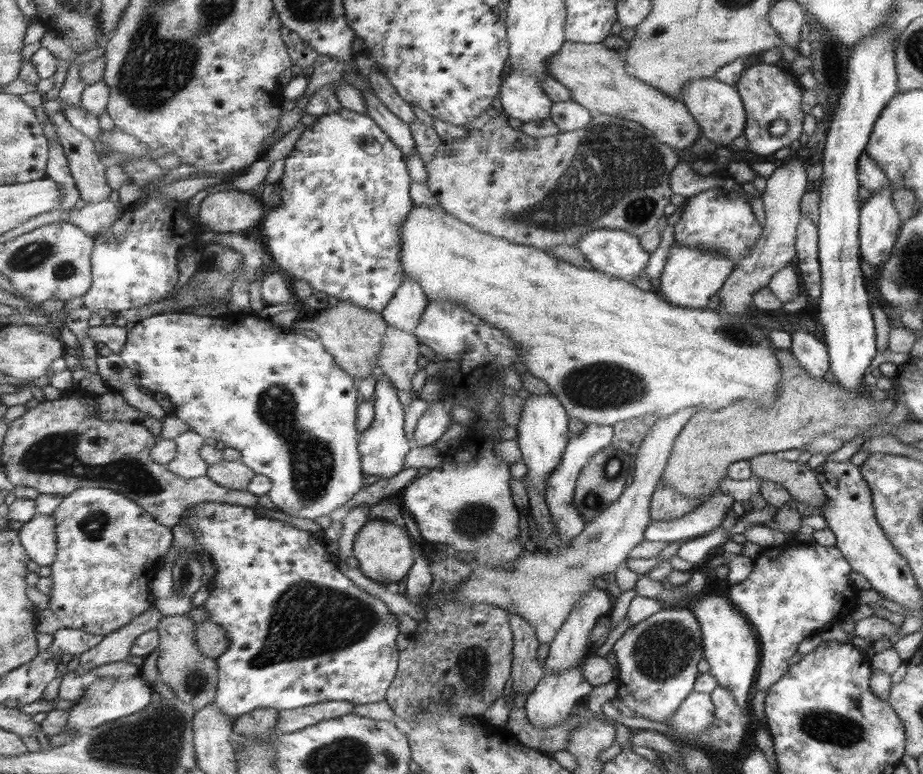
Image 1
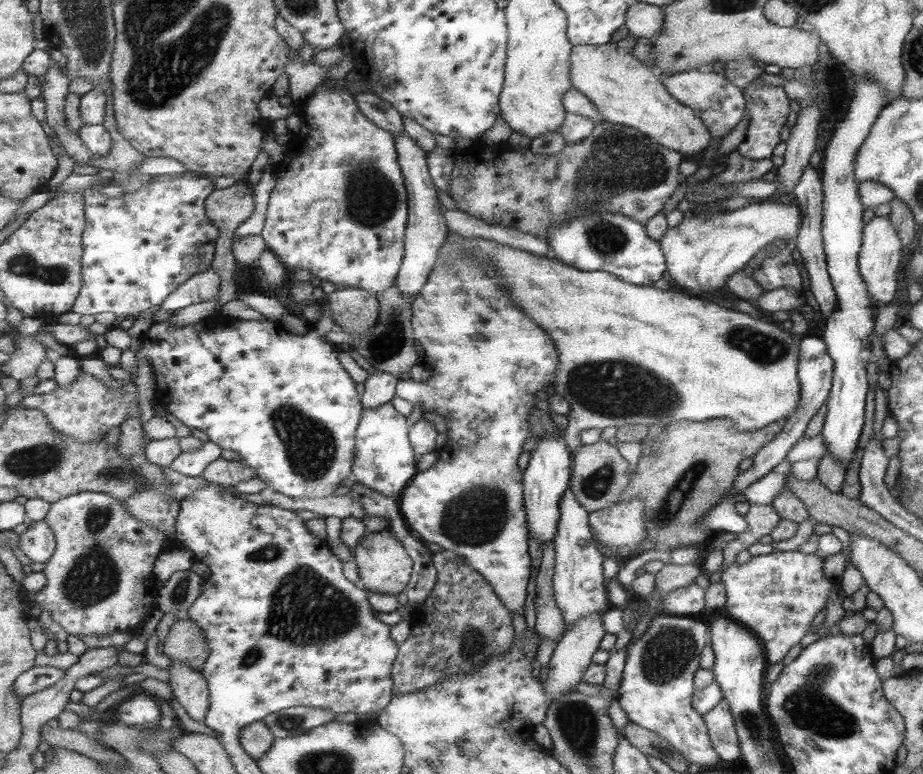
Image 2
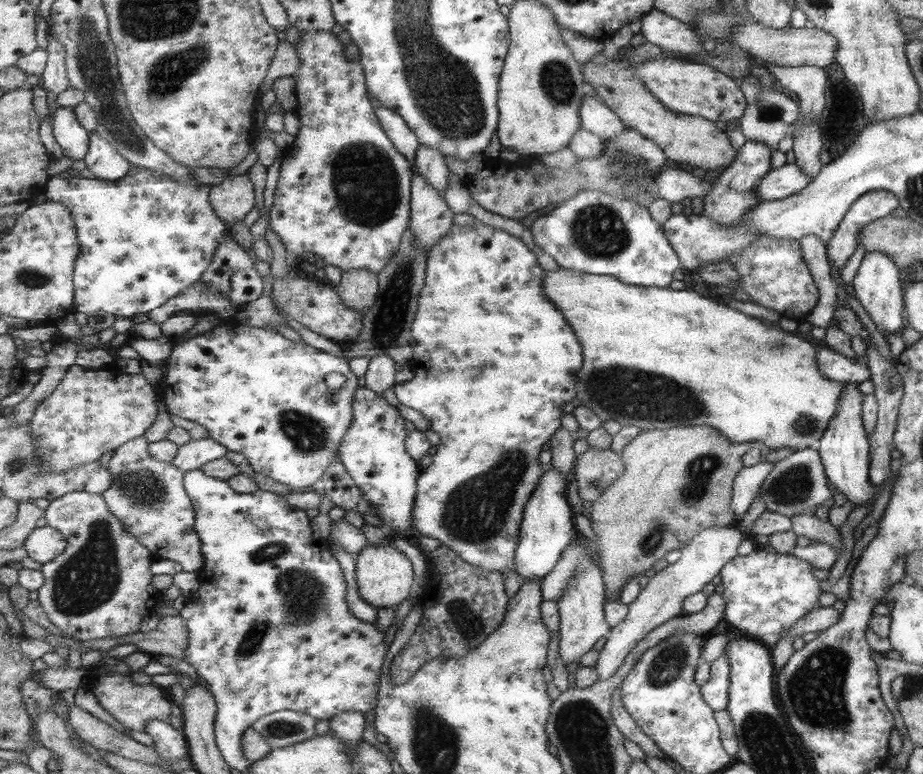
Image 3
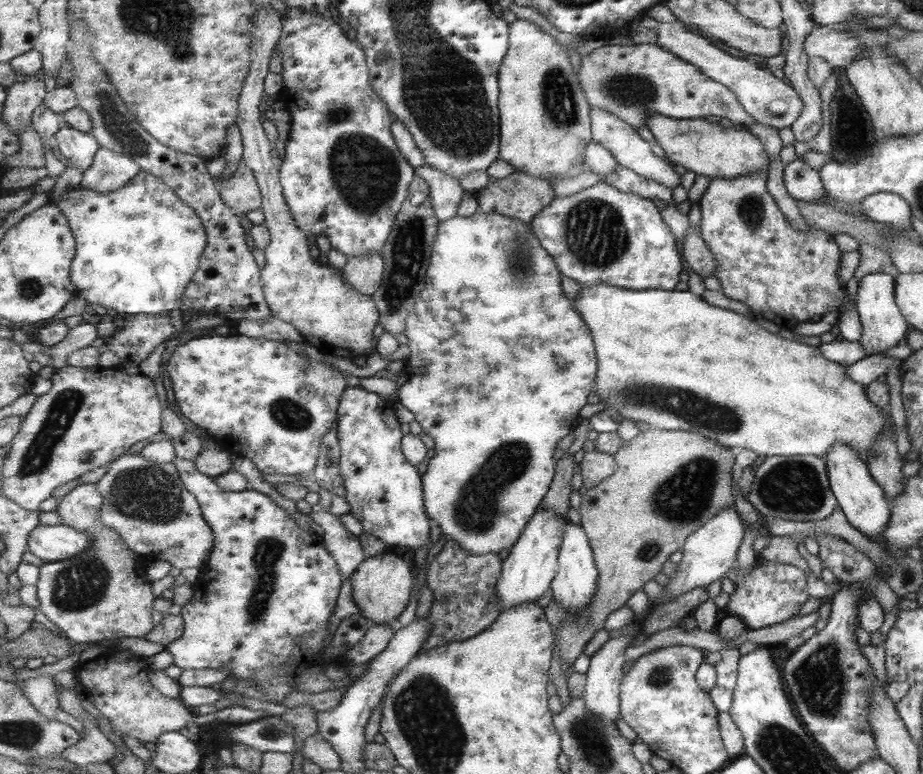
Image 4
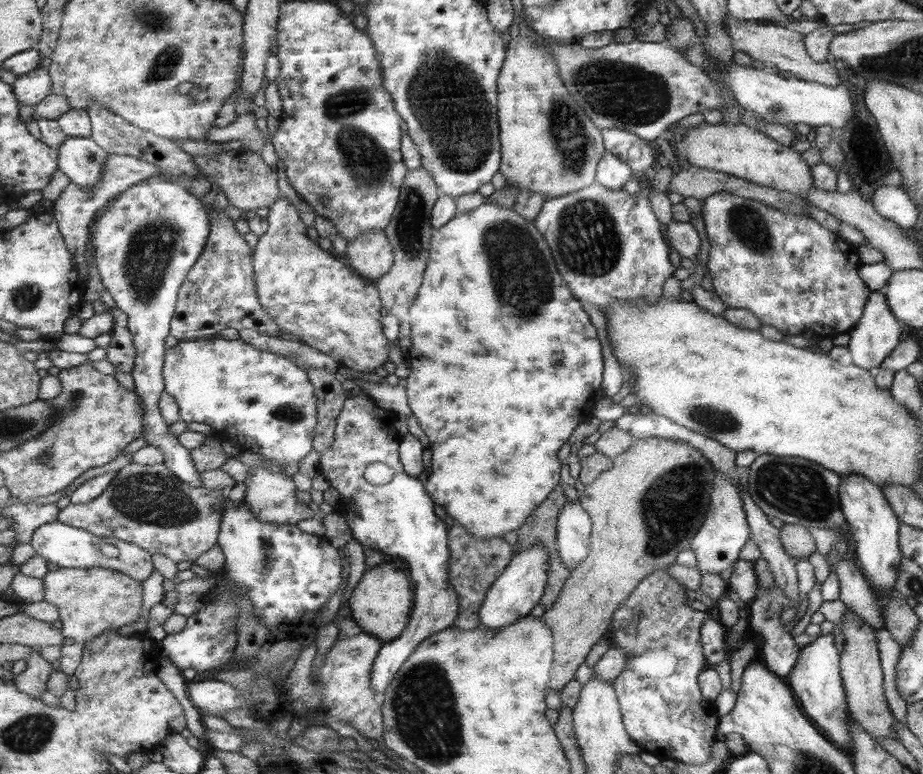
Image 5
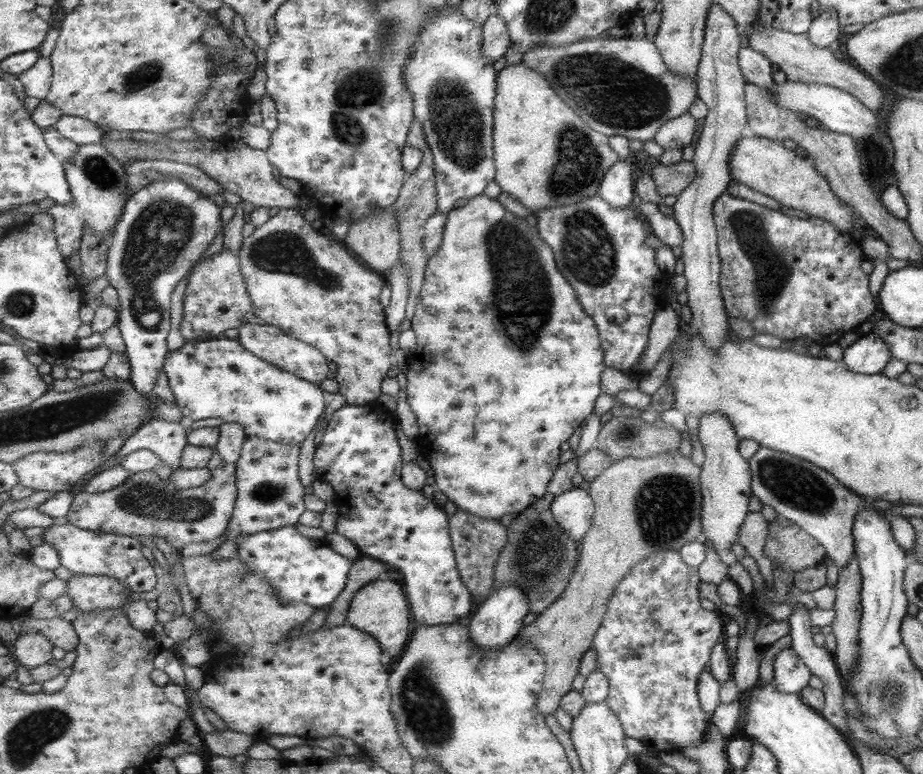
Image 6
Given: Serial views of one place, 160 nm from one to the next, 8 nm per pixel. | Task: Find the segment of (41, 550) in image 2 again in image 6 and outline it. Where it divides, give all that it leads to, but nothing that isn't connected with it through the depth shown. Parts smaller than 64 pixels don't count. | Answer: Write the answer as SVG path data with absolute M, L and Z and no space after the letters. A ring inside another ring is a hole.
M60 522L45 529L41 535L43 542L57 548L61 564L73 575L107 575L127 583L135 592L149 592L158 585L156 566L147 557L147 551L139 538L113 533L83 530L82 527Z

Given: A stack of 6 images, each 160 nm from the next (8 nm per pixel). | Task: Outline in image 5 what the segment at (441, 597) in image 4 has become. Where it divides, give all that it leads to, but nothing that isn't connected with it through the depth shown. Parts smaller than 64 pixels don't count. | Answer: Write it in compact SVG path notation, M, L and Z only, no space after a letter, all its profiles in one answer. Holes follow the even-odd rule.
M454 523L451 527L448 541L451 551L448 564L450 585L460 600L459 617L455 618L451 627L461 630L482 628L483 621L479 615L482 612L482 606L486 601L489 589L510 565L511 559L515 555L515 548L511 547L503 538L473 536L472 532L458 523Z

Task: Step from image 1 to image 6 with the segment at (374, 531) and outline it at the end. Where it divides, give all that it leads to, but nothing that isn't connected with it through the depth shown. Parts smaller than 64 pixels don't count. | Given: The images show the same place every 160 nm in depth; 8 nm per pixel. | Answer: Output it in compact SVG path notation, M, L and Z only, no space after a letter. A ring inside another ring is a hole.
M386 577L366 584L351 601L347 624L366 631L378 639L388 659L401 657L412 639L409 598L405 589Z

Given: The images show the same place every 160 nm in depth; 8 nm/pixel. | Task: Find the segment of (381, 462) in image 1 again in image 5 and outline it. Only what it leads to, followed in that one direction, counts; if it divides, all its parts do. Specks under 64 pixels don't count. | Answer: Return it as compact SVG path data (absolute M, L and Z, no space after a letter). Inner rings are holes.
M366 394L351 396L345 402L345 407L338 419L333 447L325 454L321 454L319 473L329 480L331 486L342 494L344 508L341 510L349 524L353 538L361 545L375 547L378 551L391 557L399 557L408 563L410 577L415 579L415 608L408 627L393 641L384 644L374 668L372 670L371 688L378 696L384 696L390 688L397 673L403 668L415 651L423 645L429 637L438 632L451 628L455 618L459 617L460 600L454 588L450 585L448 564L451 551L449 548L449 531L447 524L437 518L433 498L426 491L426 486L416 476L411 476L402 463L400 457L400 436L395 432L393 422L398 414L385 411ZM382 462L394 470L393 480L386 485L374 485L367 482L365 471L370 464Z

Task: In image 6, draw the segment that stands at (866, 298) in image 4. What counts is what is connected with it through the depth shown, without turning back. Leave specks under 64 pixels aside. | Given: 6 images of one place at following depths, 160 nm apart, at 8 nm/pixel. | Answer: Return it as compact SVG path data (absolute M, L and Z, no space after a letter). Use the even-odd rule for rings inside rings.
M869 332L847 346L842 353L845 366L857 374L877 374L890 360L890 349L879 332Z

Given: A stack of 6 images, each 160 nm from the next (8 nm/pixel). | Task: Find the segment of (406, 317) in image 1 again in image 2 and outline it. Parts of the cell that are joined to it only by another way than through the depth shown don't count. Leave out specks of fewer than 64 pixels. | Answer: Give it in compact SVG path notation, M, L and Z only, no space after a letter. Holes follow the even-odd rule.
M406 132L394 136L398 159L406 176L410 192L410 222L406 230L406 257L400 270L396 285L404 296L419 296L429 282L430 274L438 264L441 246L446 243L449 228L442 213L441 202L437 198L437 186L430 174L426 150Z

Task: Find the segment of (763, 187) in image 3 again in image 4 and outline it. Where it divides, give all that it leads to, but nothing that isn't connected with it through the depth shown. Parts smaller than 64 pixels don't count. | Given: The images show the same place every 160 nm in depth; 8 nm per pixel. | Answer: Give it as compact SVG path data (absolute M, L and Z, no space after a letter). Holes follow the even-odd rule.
M800 158L788 162L783 168L783 184L785 192L795 200L827 204L818 172L812 170Z

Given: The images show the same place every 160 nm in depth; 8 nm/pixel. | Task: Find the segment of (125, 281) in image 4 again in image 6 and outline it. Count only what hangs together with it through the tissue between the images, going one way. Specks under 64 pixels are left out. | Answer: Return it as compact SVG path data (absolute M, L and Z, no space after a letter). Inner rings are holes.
M166 176L165 180L153 181L134 193L126 202L123 214L113 227L107 250L106 276L109 286L116 289L120 296L119 329L126 345L126 354L132 364L132 381L141 395L155 397L153 389L170 353L168 336L171 332L171 296L179 282L201 260L201 254L217 238L221 223L221 208L208 197L185 181ZM149 418L125 442L113 456L113 465L121 465L122 460L133 452L149 450L170 466L174 472L182 467L182 457L188 446L188 432L179 421L165 421Z

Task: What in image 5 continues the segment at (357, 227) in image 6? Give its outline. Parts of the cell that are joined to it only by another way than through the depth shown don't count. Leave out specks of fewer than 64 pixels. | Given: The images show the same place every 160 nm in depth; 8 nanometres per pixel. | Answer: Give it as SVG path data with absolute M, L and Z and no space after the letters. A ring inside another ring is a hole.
M372 229L347 243L344 259L355 273L376 284L391 270L394 250L384 229Z

